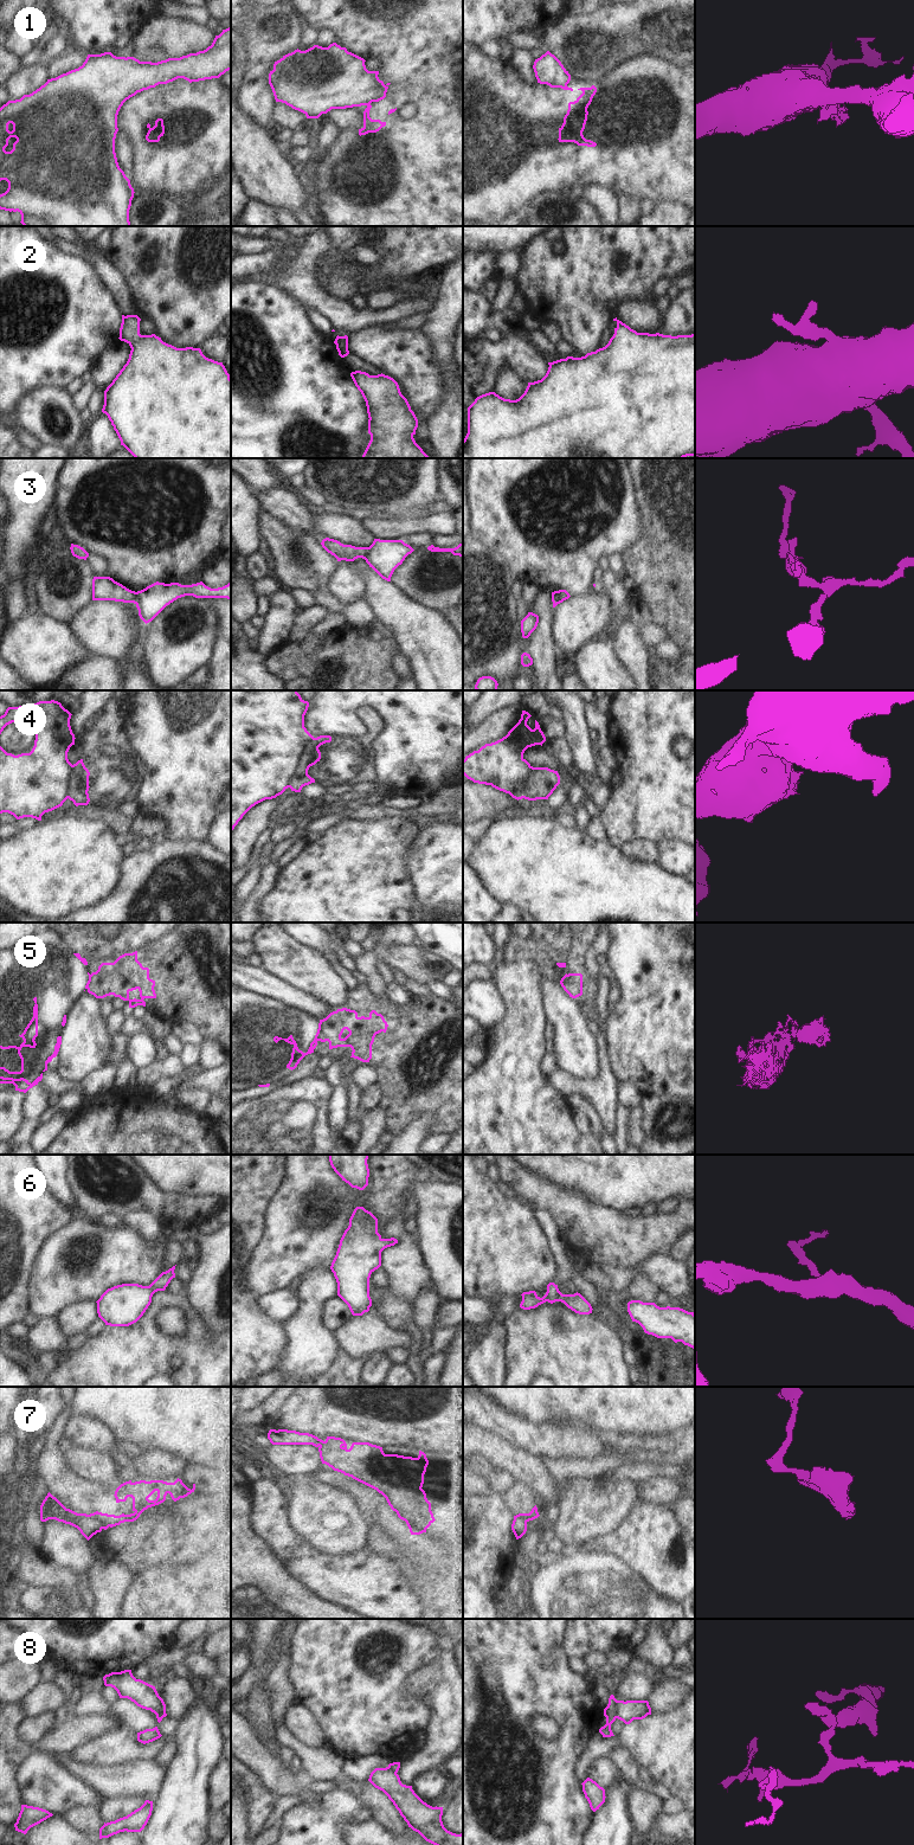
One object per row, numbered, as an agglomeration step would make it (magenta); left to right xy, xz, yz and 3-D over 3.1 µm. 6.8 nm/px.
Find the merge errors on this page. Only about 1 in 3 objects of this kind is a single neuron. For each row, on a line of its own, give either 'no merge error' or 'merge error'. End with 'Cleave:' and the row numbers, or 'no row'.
1: merge error
2: no merge error
3: merge error
4: merge error
5: merge error
6: no merge error
7: merge error
8: merge error
Cleave: 1, 3, 4, 5, 7, 8

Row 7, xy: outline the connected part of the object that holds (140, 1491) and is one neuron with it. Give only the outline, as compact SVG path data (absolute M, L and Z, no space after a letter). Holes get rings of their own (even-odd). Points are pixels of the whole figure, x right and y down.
M179 1478L174 1483L167 1483L163 1480L150 1480L150 1481L140 1480L140 1481L133 1483L131 1480L129 1480L129 1481L121 1484L116 1489L114 1496L116 1498L116 1503L125 1502L128 1497L131 1497L133 1498L133 1511L134 1511L133 1513L130 1515L122 1513L120 1516L115 1516L115 1515L108 1515L108 1513L102 1513L102 1512L96 1511L94 1513L90 1513L90 1517L95 1517L103 1525L103 1529L107 1530L109 1526L112 1528L124 1522L136 1521L140 1517L140 1515L148 1508L163 1503L168 1493L170 1494L172 1499L176 1502L180 1498L185 1498L188 1494L191 1494L192 1492L194 1492L194 1490L195 1490L195 1484L193 1484L193 1489L191 1490Z

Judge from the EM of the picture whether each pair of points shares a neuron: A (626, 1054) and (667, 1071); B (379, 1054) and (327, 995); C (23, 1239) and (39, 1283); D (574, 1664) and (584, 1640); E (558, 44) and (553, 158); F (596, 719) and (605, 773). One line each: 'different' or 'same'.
A: same
B: different
C: different
D: different
E: different
F: same

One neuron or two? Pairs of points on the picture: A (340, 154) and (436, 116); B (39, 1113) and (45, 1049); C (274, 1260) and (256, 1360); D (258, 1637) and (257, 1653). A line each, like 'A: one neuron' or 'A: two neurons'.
A: one neuron
B: two neurons
C: two neurons
D: one neuron

